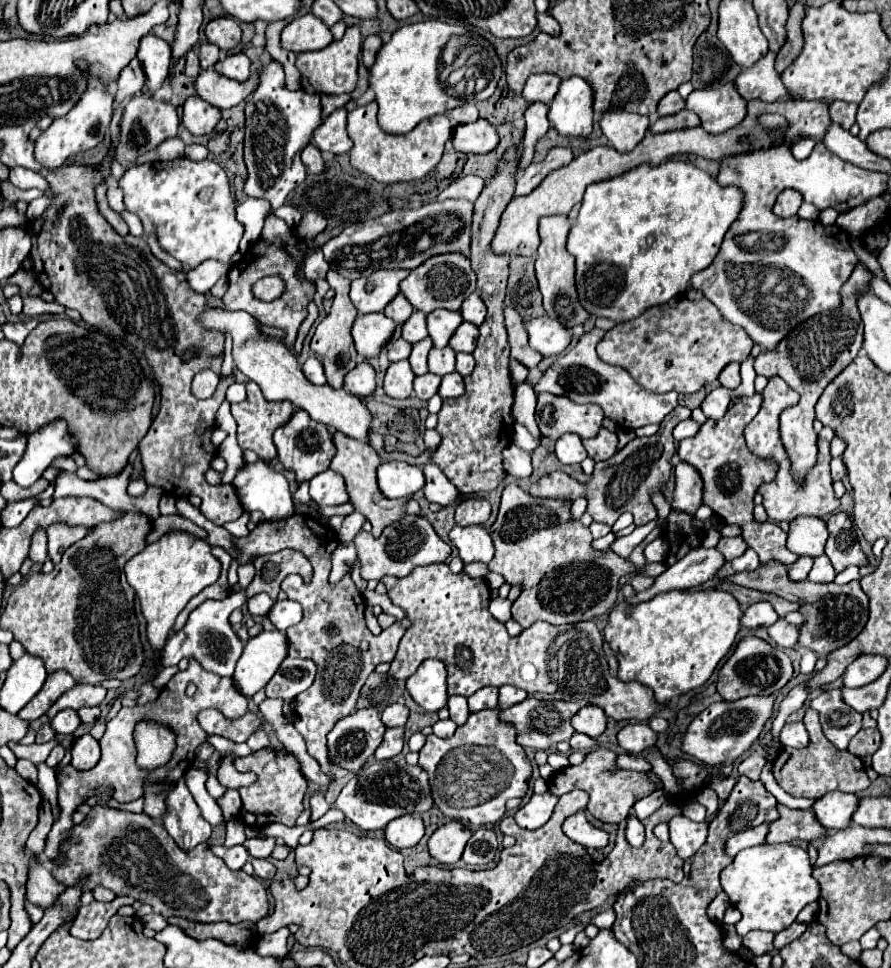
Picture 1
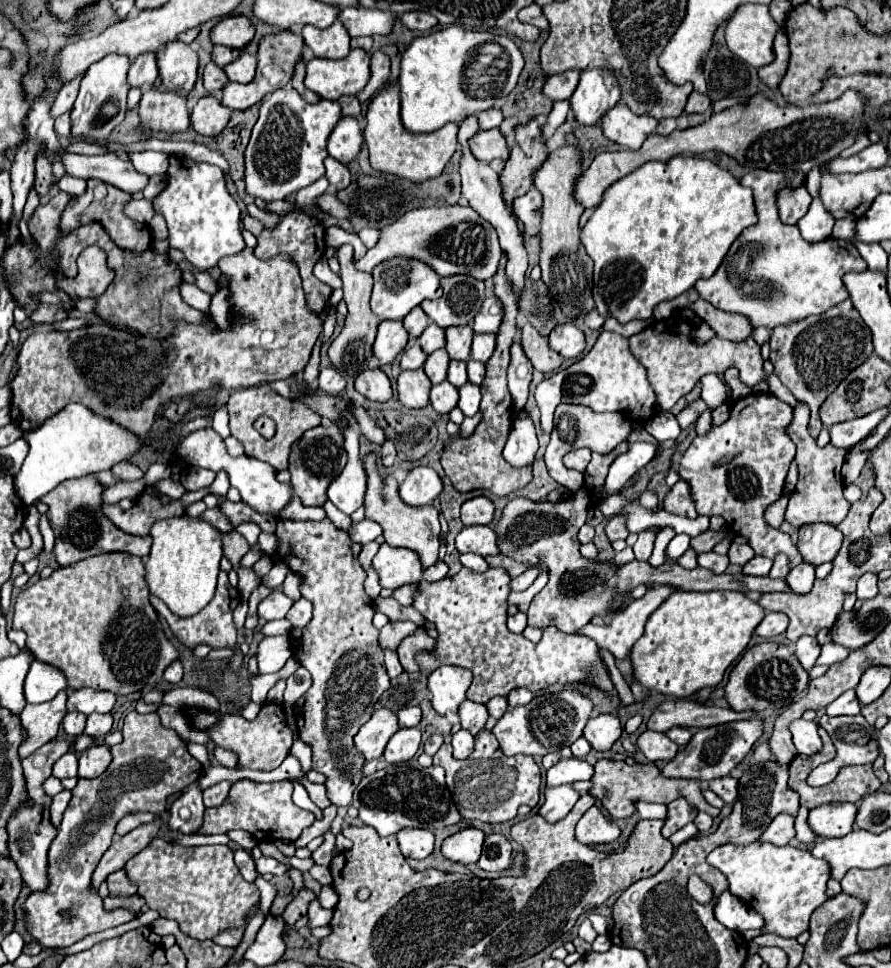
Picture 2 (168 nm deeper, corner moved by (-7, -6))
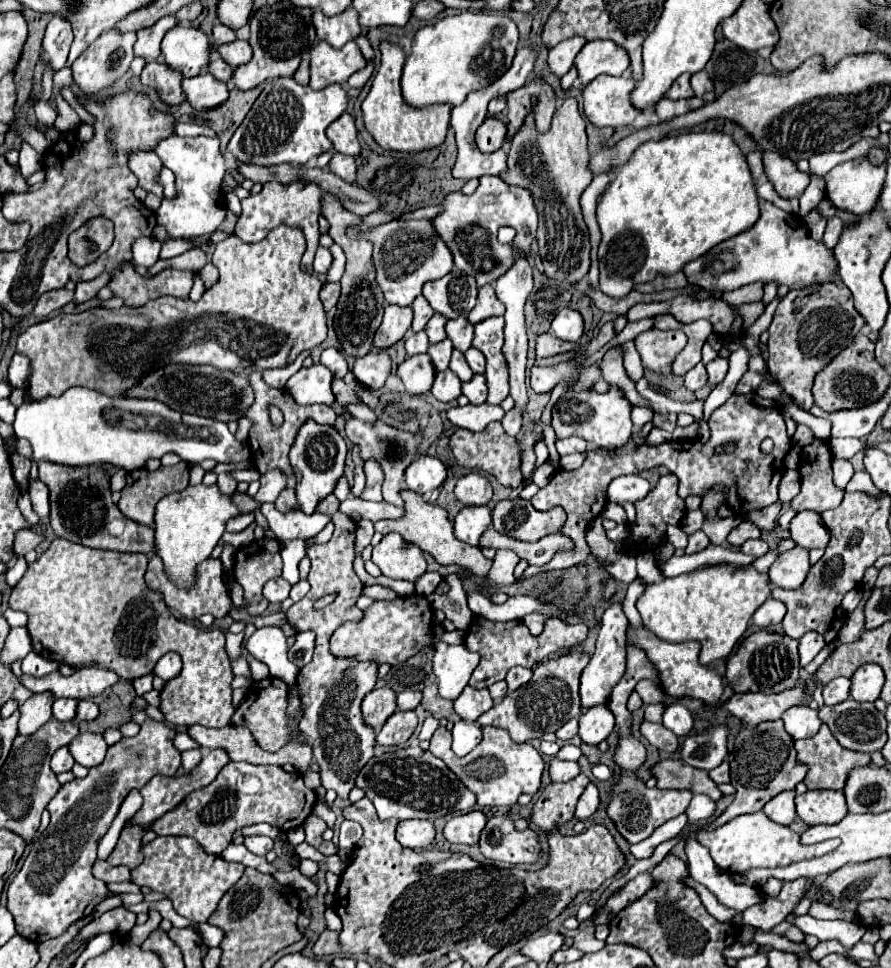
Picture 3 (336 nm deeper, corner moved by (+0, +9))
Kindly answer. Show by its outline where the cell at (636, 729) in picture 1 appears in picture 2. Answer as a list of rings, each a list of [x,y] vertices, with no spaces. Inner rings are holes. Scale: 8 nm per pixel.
[[[645,731],[637,739],[637,749],[649,759],[649,761],[671,761],[679,747],[665,735],[657,731]]]

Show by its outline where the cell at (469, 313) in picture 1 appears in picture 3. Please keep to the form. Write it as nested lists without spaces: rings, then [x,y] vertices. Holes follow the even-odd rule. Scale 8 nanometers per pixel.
[[[486,284],[478,290],[478,302],[470,310],[468,320],[472,324],[478,324],[478,322],[486,320],[488,316],[504,316],[504,304],[498,300],[492,284]]]

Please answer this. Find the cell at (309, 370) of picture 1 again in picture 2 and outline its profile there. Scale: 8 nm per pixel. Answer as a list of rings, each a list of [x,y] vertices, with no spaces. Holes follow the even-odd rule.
[[[329,367],[329,369],[321,369],[321,373],[319,373],[319,389],[321,391],[325,391],[327,395],[333,395],[333,397],[337,397],[337,395],[341,395],[343,391],[345,391],[345,379],[337,373],[337,369],[333,369],[333,367]]]

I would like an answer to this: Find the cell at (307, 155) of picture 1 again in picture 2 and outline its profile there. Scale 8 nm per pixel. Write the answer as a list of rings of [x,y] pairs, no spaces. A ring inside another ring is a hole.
[[[333,157],[325,159],[325,177],[329,179],[329,191],[341,191],[345,187],[349,187],[351,183],[351,173],[345,165],[341,165],[339,161],[335,161]]]

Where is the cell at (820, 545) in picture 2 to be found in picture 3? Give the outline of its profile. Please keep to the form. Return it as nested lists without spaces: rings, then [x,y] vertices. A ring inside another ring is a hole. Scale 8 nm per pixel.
[[[810,510],[798,512],[792,522],[790,522],[790,536],[792,540],[806,548],[826,548],[830,536],[828,536],[828,528],[822,524],[822,516]]]

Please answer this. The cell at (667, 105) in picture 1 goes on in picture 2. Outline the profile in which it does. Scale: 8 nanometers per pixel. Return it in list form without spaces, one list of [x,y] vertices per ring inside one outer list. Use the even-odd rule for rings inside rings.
[[[693,91],[689,95],[689,103],[685,107],[685,113],[705,113],[709,109],[711,109],[711,99],[707,95],[697,93],[697,91]]]

